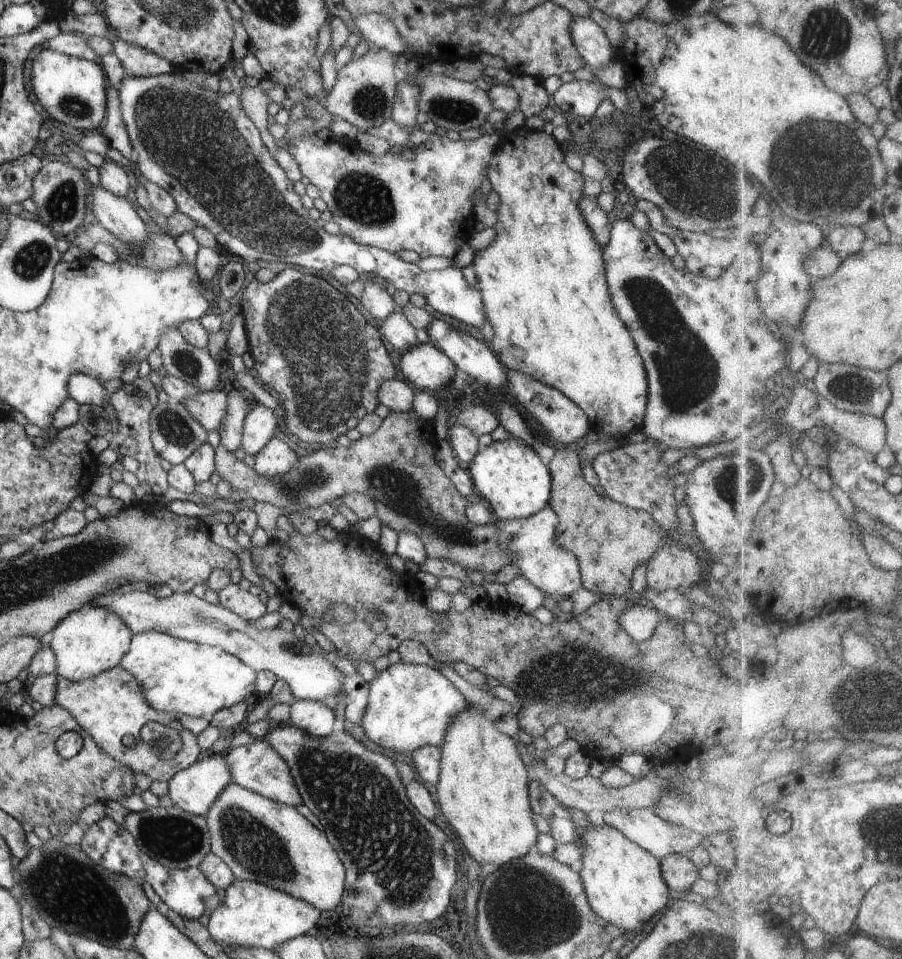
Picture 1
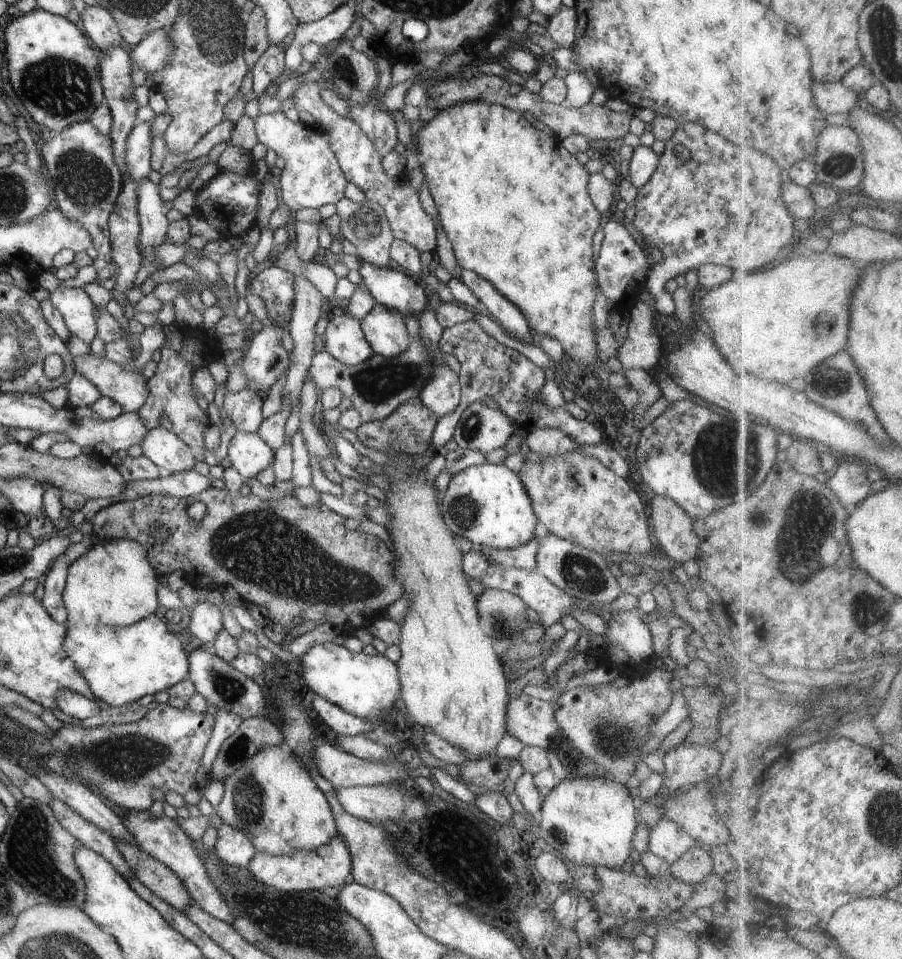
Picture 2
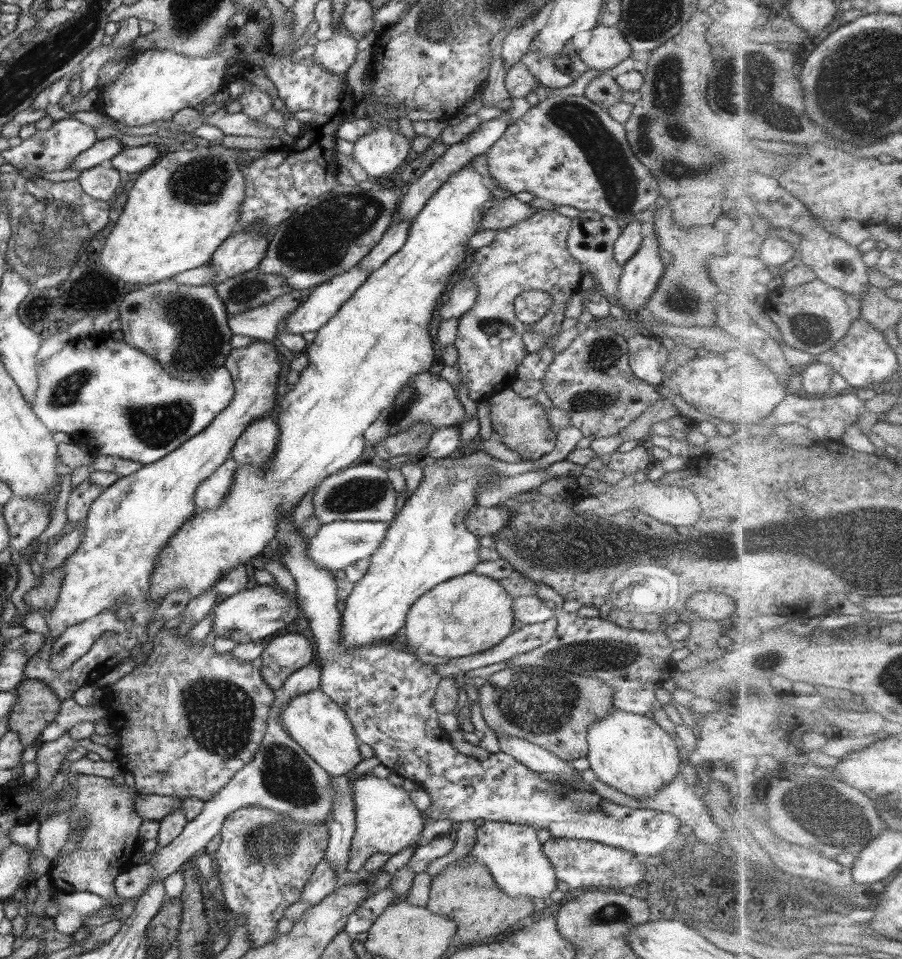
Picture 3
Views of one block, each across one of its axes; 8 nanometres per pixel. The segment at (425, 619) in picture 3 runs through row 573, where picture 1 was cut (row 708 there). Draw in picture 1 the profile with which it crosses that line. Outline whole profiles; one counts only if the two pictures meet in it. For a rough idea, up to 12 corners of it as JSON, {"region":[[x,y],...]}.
{"region":[[469,704],[447,729],[436,802],[500,868],[539,832],[517,738]]}

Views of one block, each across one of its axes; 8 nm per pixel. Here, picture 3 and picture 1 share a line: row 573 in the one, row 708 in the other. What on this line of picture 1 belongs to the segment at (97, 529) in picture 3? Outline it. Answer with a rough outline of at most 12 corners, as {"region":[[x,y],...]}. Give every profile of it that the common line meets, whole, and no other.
{"region":[[119,666],[58,677],[55,704],[105,754],[152,781],[186,764],[150,764],[140,736],[178,716],[151,708]]}

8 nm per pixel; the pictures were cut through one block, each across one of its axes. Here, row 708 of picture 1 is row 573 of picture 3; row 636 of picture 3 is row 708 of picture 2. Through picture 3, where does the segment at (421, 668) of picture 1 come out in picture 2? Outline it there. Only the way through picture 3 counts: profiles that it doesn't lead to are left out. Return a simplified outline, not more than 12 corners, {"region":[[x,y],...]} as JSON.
{"region":[[333,642],[297,670],[314,694],[369,721],[401,689],[386,655]]}

